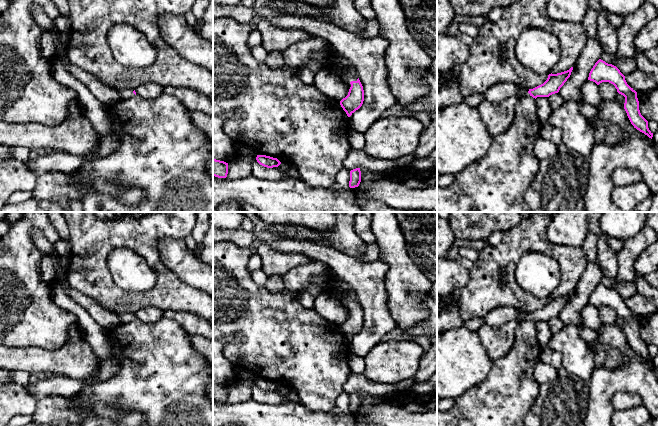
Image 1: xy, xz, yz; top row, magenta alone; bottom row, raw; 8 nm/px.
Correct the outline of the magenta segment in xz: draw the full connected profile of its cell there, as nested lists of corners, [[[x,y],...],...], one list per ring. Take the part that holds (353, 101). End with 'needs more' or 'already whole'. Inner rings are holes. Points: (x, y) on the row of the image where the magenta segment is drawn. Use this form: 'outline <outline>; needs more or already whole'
outline [[[338,57],[336,63],[340,66],[336,73],[349,87],[348,95],[340,101],[340,105],[347,116],[350,117],[363,104],[363,86],[358,78],[356,69],[347,58]]]; needs more

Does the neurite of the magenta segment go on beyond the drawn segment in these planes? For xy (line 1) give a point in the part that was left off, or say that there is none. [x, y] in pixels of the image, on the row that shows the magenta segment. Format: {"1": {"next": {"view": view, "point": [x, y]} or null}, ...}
{"1": {"next": {"view": "xy", "point": [128, 93]}}}

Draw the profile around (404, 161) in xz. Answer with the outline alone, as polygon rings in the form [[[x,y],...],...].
[[[409,154],[407,156],[403,156],[399,159],[395,160],[394,162],[395,162],[396,167],[402,168],[402,167],[412,164],[414,161],[415,161],[415,158],[414,158],[413,154]]]

